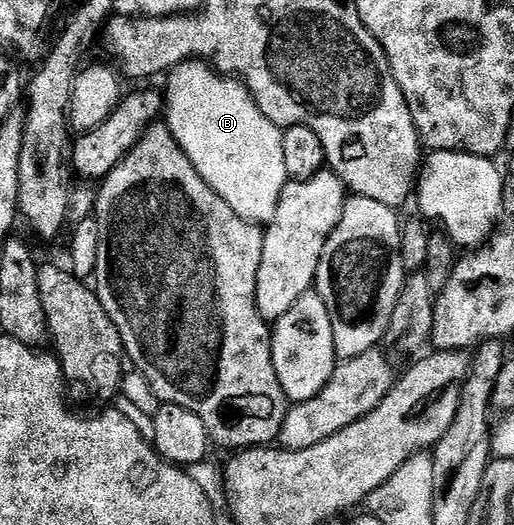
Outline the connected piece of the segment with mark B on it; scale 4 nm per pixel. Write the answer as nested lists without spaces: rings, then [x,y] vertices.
[[[191,58],[170,69],[164,91],[164,120],[176,142],[188,154],[192,166],[246,220],[256,224],[269,225],[270,219],[276,214],[276,206],[280,202],[280,194],[288,183],[284,166],[283,129],[266,117],[265,111],[259,108],[246,85],[237,78],[227,78],[214,71],[205,60]]]

